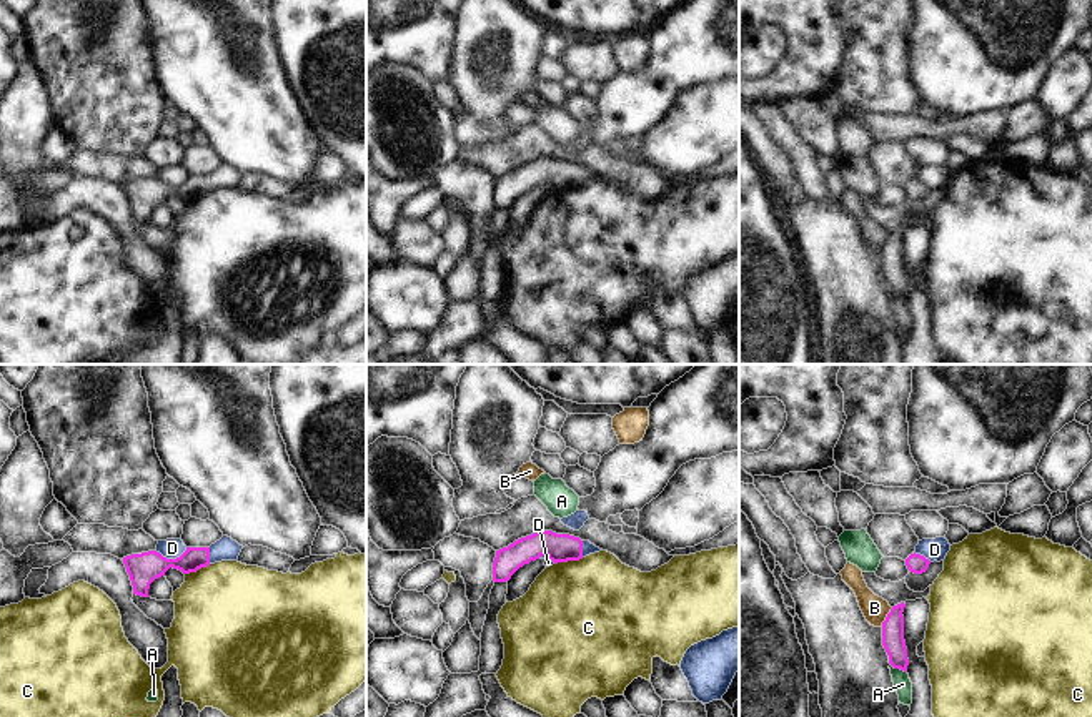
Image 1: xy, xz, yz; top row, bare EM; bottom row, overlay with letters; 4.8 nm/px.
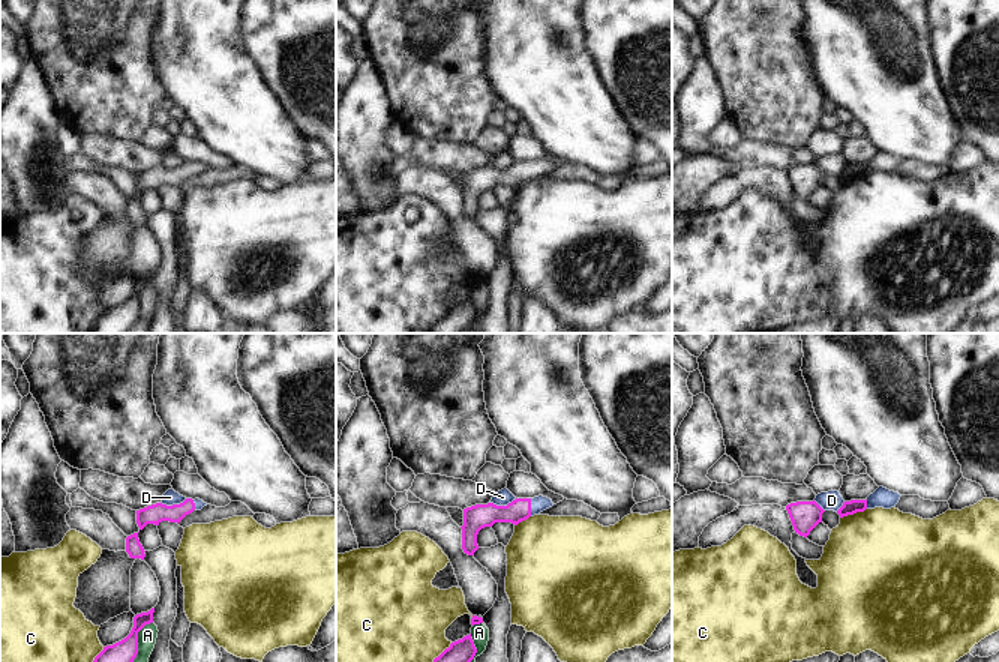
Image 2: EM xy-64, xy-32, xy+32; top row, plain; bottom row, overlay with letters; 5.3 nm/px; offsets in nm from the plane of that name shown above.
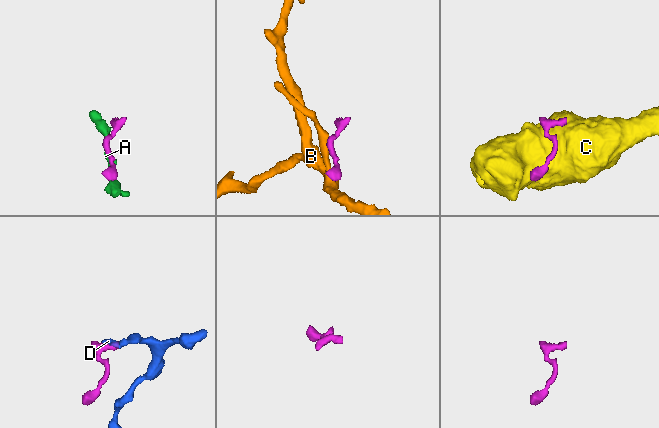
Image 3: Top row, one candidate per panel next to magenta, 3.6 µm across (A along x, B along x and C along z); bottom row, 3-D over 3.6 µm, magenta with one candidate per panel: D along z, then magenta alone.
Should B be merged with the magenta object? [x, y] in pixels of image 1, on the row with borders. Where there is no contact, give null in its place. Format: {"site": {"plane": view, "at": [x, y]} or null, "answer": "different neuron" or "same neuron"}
{"site": {"plane": "yz", "at": [886, 618]}, "answer": "different neuron"}

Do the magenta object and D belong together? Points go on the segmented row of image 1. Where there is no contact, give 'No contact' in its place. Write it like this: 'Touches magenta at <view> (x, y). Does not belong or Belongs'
Touches magenta at xy (170, 559). Belongs.

